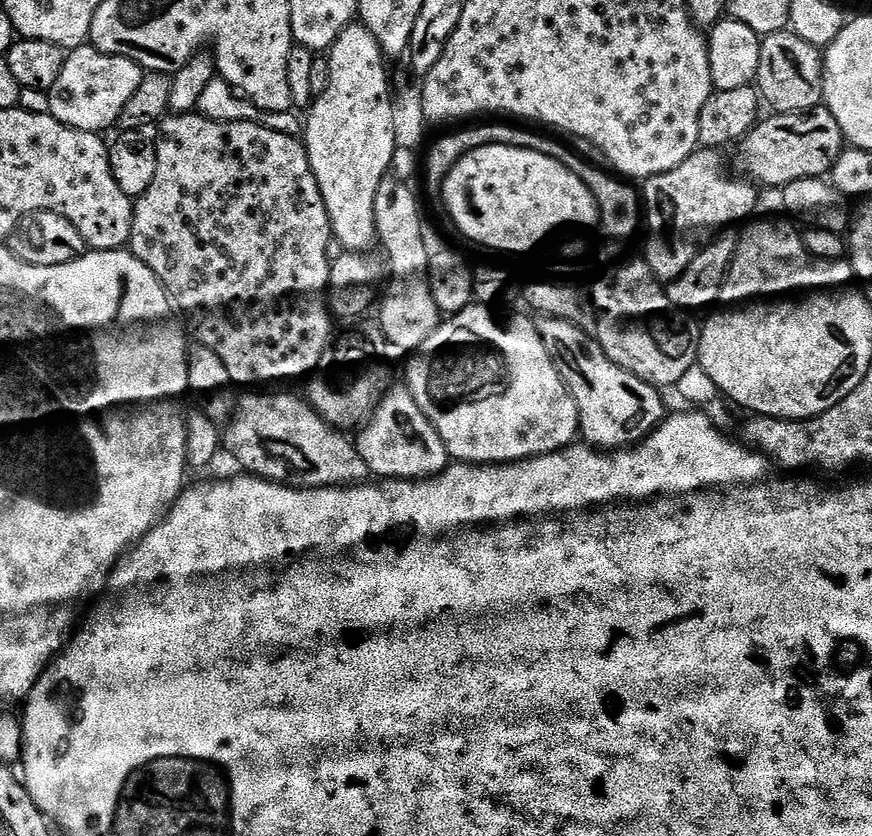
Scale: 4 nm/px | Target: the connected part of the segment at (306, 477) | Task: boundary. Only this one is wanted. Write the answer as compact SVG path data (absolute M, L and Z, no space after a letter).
M310 410L292 417L294 419L294 426L292 428L292 438L289 442L292 444L283 445L284 451L288 454L288 458L292 461L292 466L297 467L298 474L296 475L295 485L308 487L342 487L353 485L354 483L363 483L364 479L369 479L371 472L366 460L360 456L359 447L352 441L352 443L345 437L345 433L338 431L325 421L314 410Z

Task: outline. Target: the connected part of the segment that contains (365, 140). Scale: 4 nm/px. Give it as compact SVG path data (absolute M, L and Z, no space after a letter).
M361 34L357 40L341 43L331 53L332 73L328 76L328 105L320 120L320 129L308 140L307 165L311 168L318 186L322 190L324 205L332 223L332 234L337 245L345 253L367 253L371 244L377 243L375 199L385 175L394 168L392 159L398 153L394 138L393 89L388 89L388 72L384 69L386 57L373 36Z

